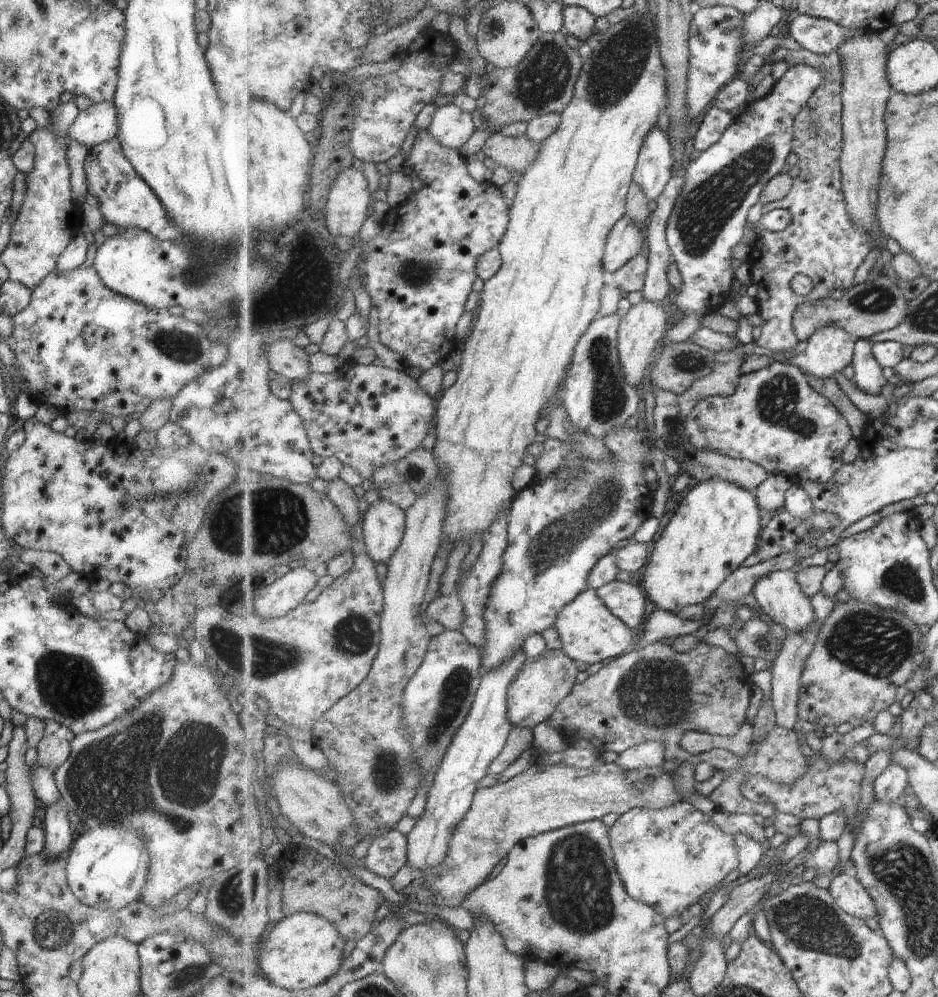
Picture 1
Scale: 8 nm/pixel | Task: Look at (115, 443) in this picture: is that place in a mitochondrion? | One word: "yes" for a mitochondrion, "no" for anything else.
no

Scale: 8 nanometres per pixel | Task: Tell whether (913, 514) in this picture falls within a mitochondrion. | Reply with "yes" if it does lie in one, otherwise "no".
no

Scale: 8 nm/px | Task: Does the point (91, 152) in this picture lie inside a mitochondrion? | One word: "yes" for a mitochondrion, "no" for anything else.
no

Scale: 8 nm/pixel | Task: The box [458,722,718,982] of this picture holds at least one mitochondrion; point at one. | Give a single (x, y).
(578, 888)

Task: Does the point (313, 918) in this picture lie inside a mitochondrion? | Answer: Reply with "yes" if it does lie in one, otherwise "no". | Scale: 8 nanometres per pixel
no

